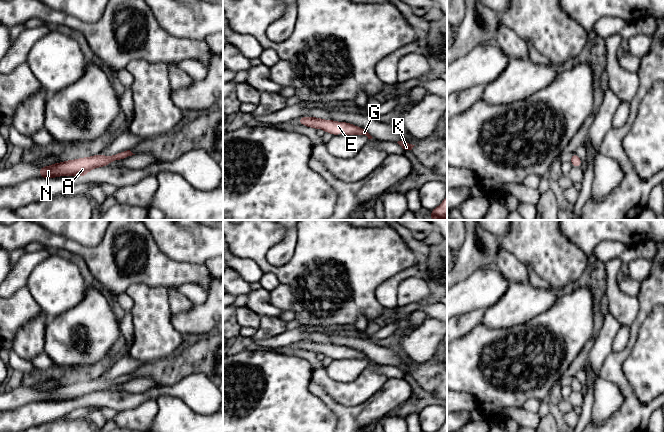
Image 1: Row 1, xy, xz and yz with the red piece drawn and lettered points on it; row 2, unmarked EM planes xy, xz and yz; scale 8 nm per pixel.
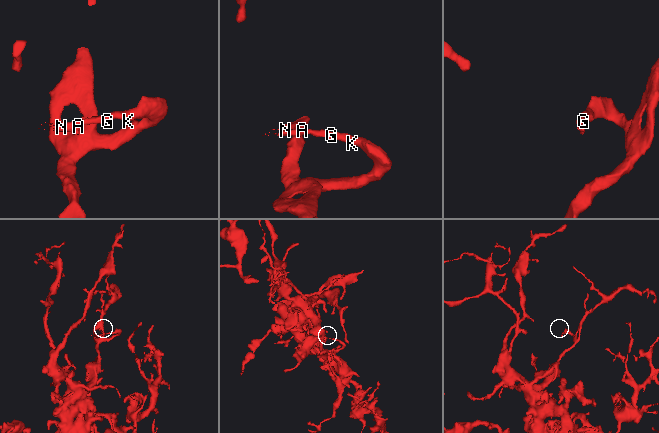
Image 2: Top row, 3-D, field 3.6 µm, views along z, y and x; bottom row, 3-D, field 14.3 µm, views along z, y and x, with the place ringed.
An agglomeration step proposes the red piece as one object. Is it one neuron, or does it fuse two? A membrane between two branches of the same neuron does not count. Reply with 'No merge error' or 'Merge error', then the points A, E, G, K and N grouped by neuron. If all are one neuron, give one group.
No merge error. Groups: A E G K N

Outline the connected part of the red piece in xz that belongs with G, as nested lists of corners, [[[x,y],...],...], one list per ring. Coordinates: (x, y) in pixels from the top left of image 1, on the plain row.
[[[305,340],[299,342],[298,347],[315,353],[323,353],[325,356],[331,357],[333,360],[337,358],[347,358],[366,359],[368,363],[373,362],[365,353],[346,346],[328,345],[322,342]]]

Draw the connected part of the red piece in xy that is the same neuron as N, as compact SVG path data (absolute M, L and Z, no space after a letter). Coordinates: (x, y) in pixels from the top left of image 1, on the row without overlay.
M130 374L122 375L116 379L103 380L97 378L91 381L84 381L61 387L55 387L46 391L39 391L40 400L42 402L55 402L59 400L83 400L94 392L107 390L115 384L122 384L129 380L135 379Z

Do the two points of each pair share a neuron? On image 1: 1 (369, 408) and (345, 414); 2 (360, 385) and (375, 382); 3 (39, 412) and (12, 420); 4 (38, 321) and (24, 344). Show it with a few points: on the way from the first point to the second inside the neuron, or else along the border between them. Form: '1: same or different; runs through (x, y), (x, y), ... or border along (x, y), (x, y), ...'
1: same; runs through (363, 414), (351, 414)
2: same; runs through (364, 385), (371, 382)
3: same; runs through (32, 414), (19, 419)
4: same; runs through (36, 327), (30, 338)

